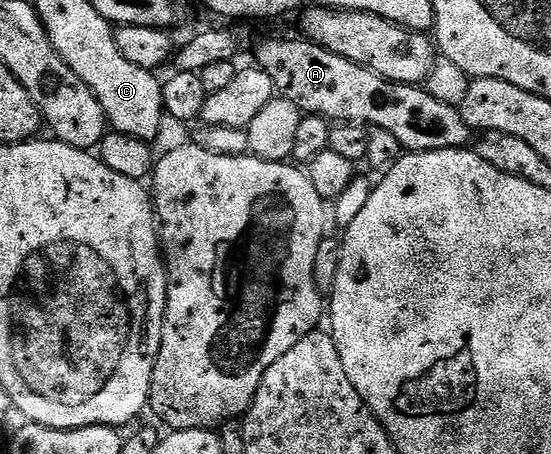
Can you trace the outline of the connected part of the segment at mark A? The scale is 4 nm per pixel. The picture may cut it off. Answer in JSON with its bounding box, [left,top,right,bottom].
[256,37,471,151]

